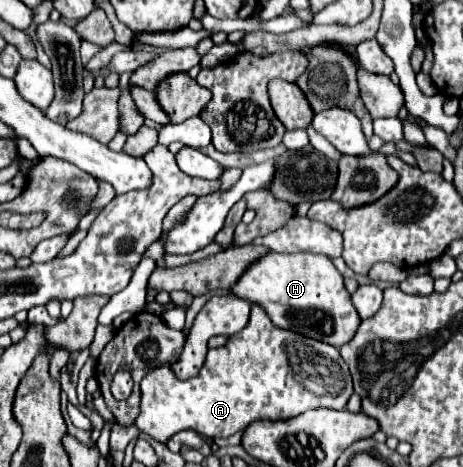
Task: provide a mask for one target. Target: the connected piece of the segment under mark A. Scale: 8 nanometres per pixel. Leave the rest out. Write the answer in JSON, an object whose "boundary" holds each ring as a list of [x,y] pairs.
{"boundary":[[[253,306],[249,324],[231,336],[227,346],[211,348],[197,376],[179,380],[175,372],[165,366],[155,368],[141,380],[141,414],[135,426],[161,444],[167,444],[173,434],[187,428],[195,428],[207,438],[229,438],[231,434],[245,430],[255,420],[287,420],[311,408],[343,410],[351,394],[351,374],[335,346],[305,338],[291,330],[275,328],[267,314],[261,312],[259,306]]]}

